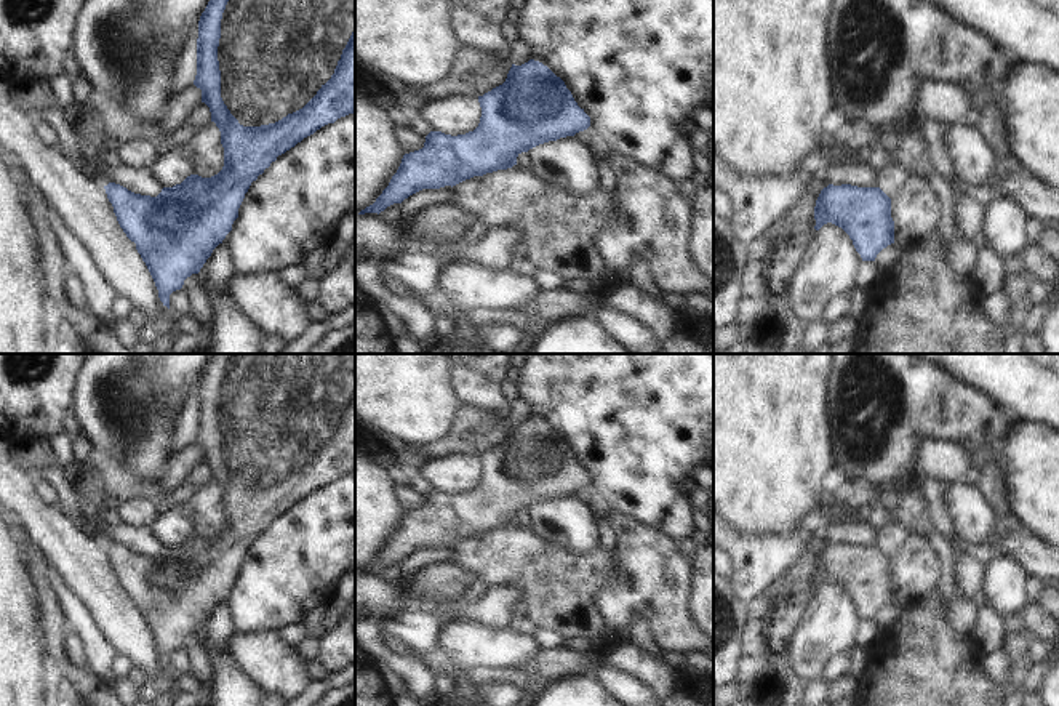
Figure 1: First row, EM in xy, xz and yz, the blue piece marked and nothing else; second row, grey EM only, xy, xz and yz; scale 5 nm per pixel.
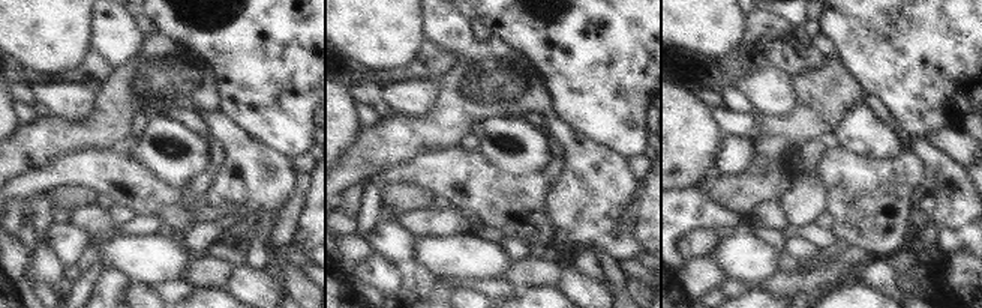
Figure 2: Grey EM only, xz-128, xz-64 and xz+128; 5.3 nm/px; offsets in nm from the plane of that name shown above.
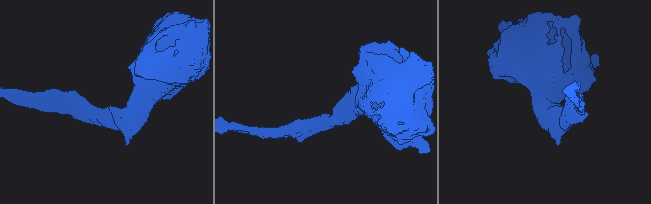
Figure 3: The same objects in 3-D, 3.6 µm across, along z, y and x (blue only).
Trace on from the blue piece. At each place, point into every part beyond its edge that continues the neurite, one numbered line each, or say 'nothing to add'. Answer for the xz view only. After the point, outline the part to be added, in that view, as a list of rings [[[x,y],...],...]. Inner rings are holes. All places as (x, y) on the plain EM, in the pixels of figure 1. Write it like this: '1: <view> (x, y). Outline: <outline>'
nothing to add.

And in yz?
nothing to add.

